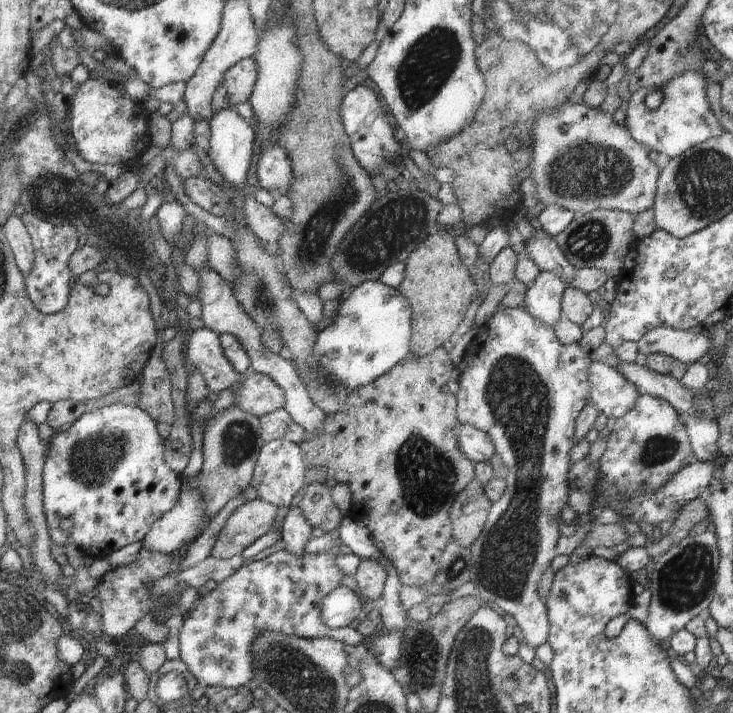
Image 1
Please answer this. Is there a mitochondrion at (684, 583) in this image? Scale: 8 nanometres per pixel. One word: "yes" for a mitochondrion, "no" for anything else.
yes

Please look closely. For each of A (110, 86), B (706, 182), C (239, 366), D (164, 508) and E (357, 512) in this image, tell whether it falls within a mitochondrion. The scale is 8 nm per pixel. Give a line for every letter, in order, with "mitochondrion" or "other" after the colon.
A: other
B: mitochondrion
C: other
D: other
E: other

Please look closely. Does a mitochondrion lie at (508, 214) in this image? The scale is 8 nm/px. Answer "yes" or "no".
no

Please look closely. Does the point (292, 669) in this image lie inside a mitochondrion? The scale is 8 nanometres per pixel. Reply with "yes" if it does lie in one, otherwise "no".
yes

